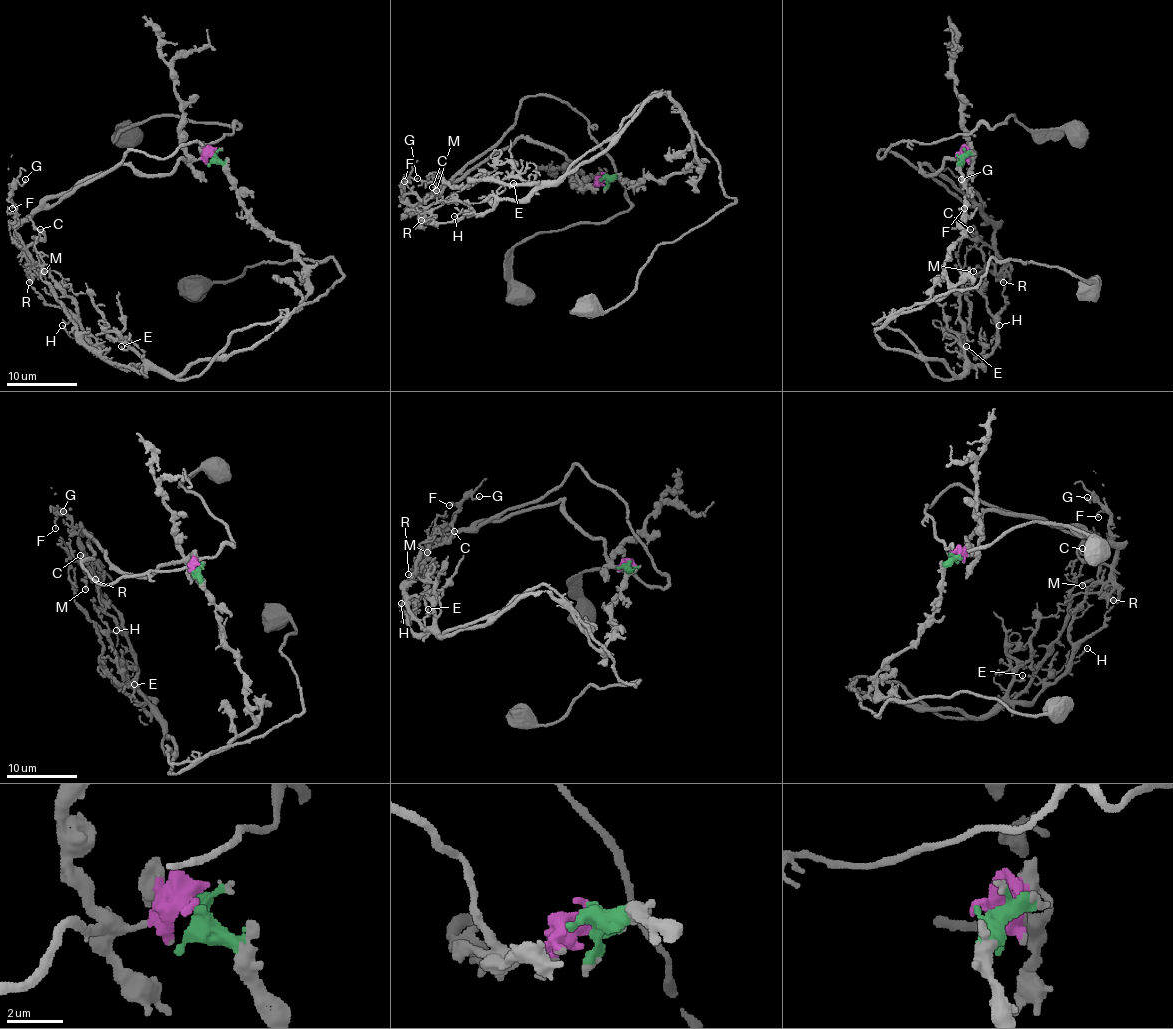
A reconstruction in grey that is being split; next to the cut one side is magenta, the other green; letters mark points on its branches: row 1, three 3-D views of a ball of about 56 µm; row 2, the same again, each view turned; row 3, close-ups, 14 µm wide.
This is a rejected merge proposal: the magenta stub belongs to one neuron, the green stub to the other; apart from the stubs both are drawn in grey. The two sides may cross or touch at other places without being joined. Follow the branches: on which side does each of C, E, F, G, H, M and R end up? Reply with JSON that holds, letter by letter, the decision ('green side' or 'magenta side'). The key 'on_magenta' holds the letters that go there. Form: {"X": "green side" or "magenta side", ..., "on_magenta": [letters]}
{"C": "magenta side", "E": "green side", "F": "magenta side", "G": "magenta side", "H": "green side", "M": "magenta side", "R": "magenta side", "on_magenta": ["C", "F", "G", "M", "R"]}

